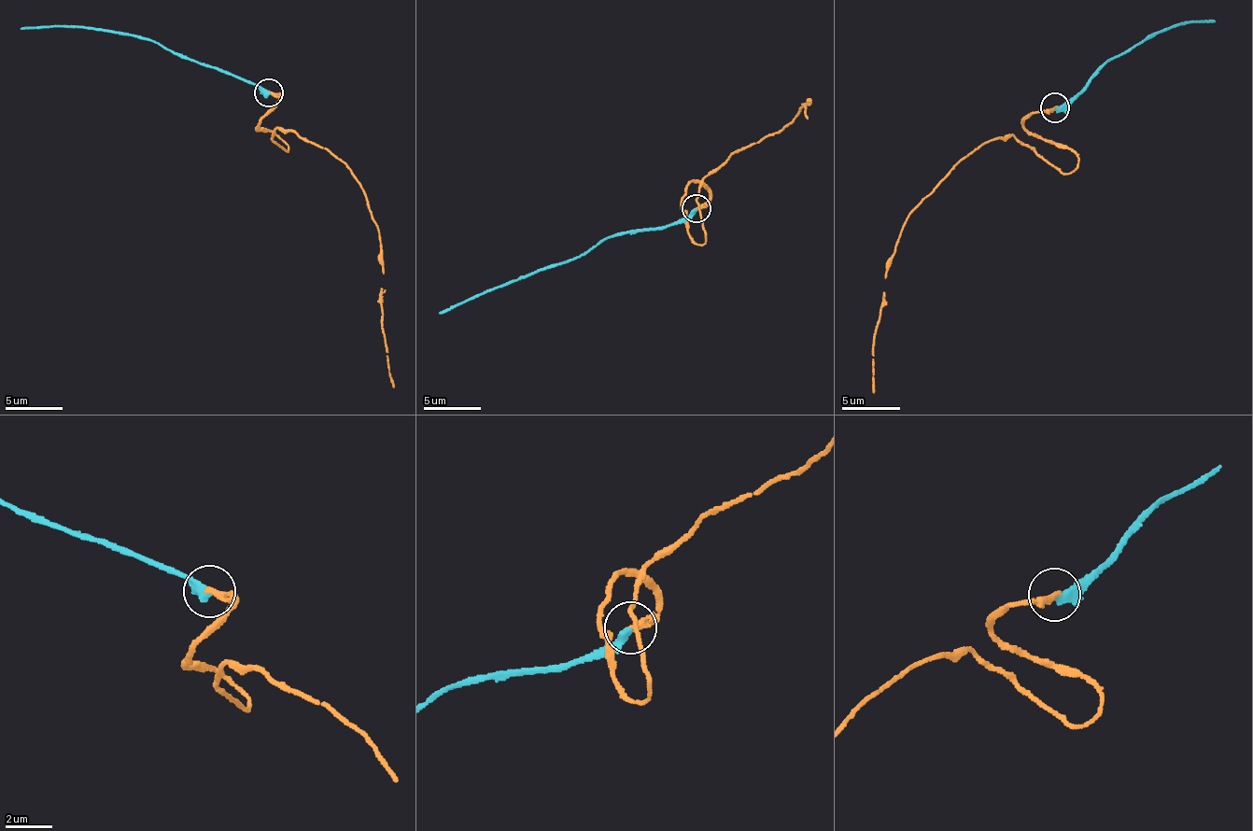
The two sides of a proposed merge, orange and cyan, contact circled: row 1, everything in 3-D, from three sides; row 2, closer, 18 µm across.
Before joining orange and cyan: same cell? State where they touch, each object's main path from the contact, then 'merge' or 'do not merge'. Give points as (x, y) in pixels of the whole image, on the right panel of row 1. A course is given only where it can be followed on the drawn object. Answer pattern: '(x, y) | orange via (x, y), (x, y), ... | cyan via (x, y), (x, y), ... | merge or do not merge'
(1055, 107) | orange via (1054, 108), (1022, 126), (1066, 144), (1069, 172), (1021, 140), (988, 141), (908, 218), (873, 393) | cyan via (1054, 108), (1082, 89), (1104, 64), (1142, 40), (1191, 20), (1214, 21) | do not merge

